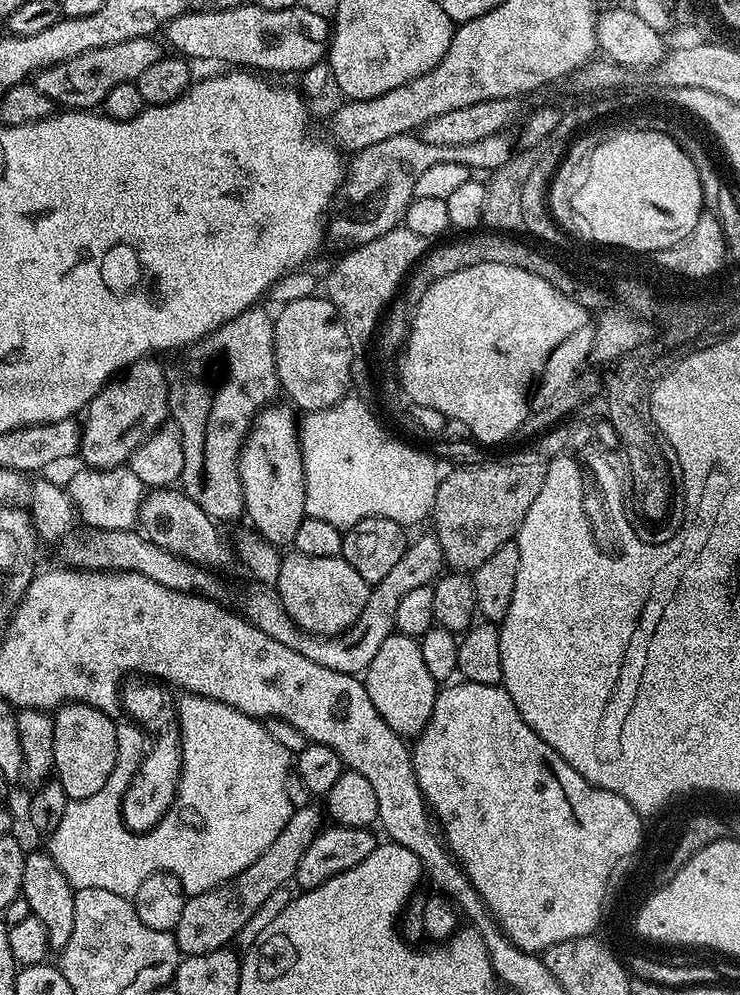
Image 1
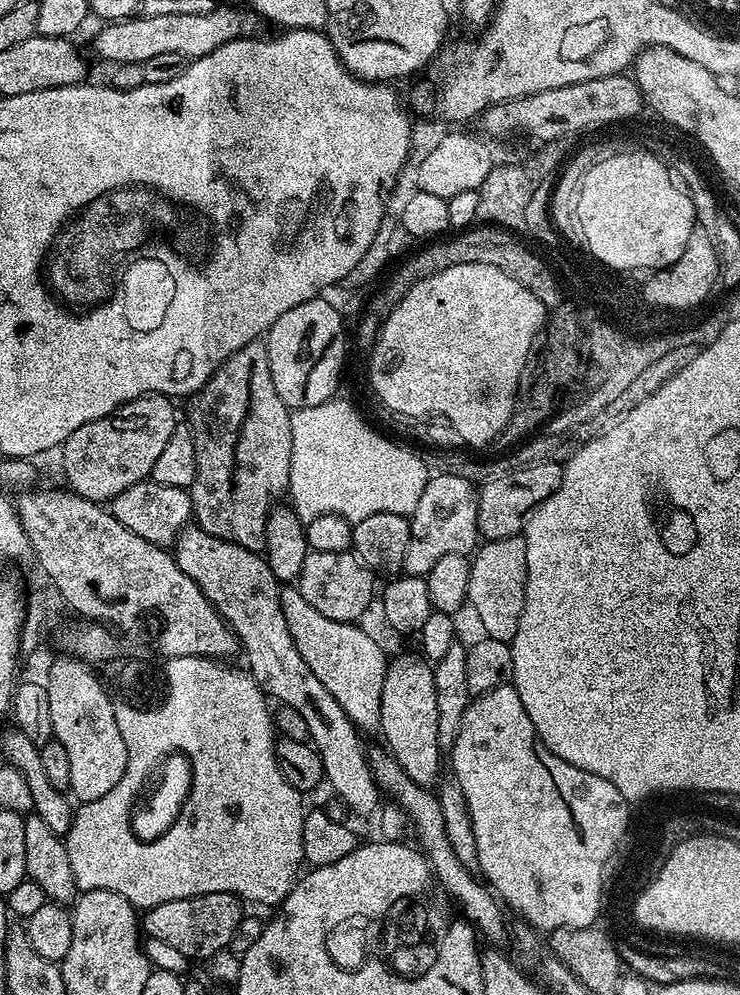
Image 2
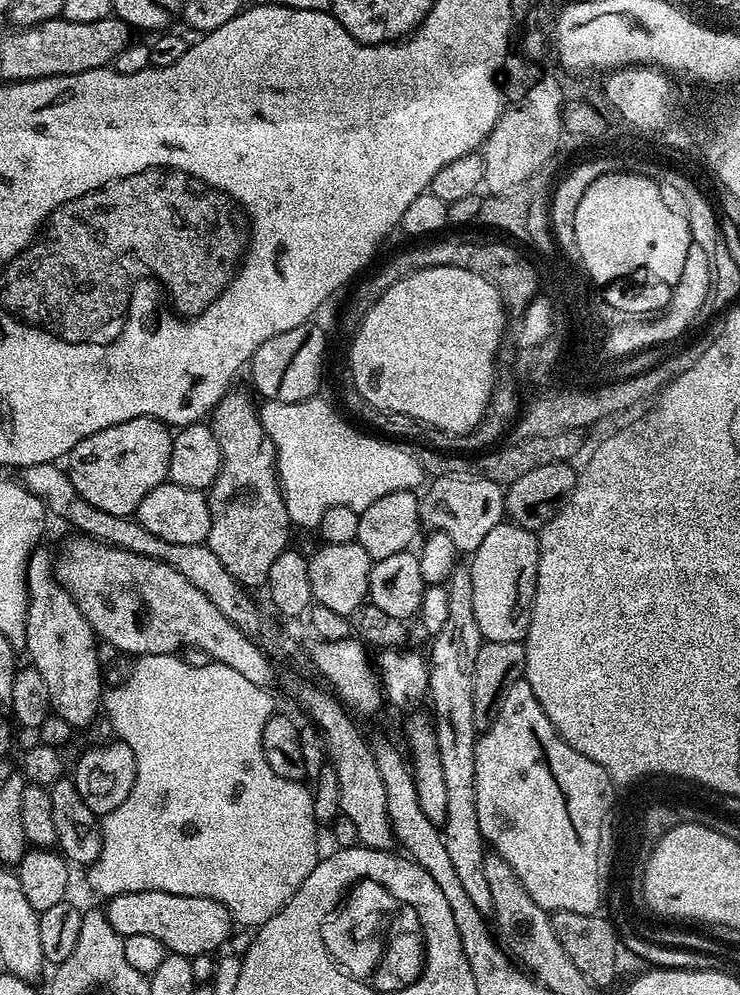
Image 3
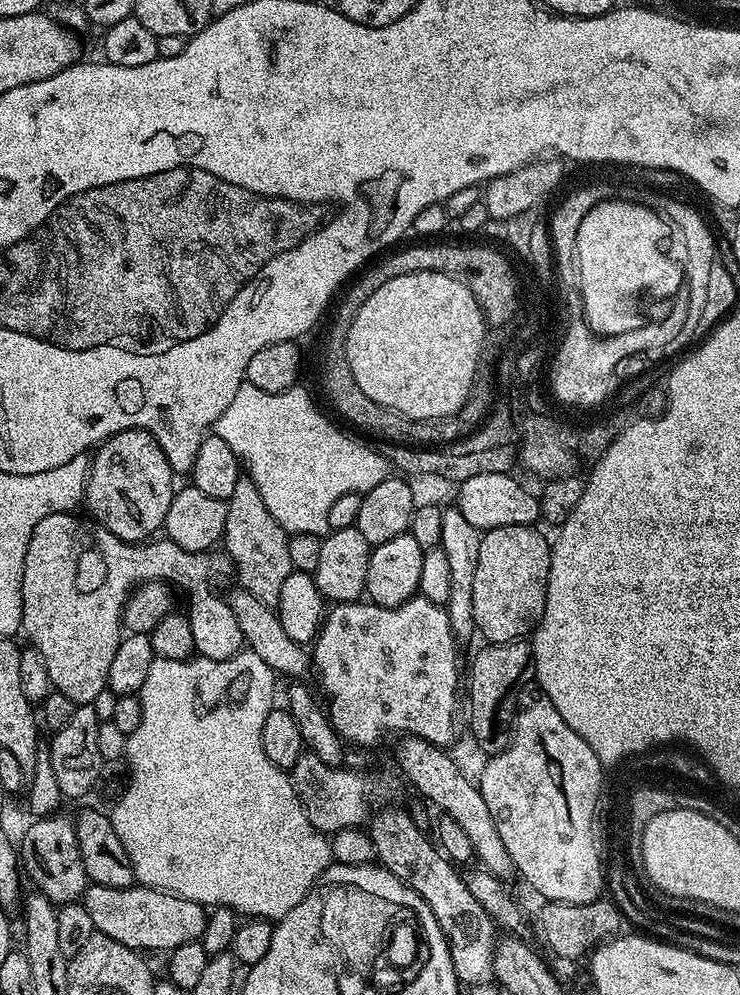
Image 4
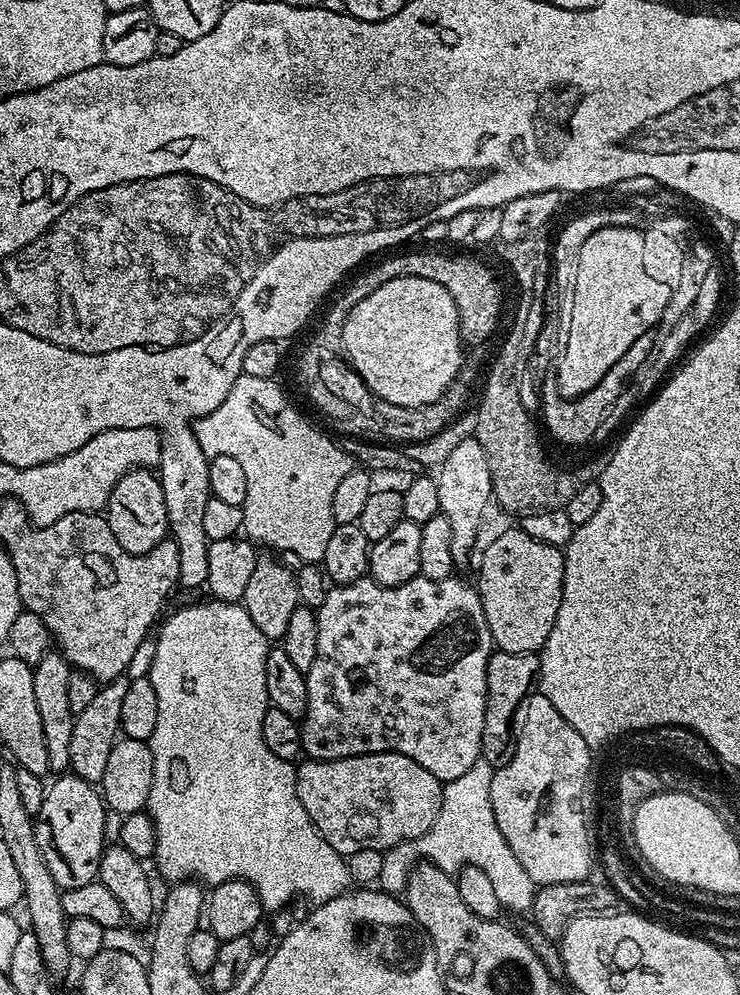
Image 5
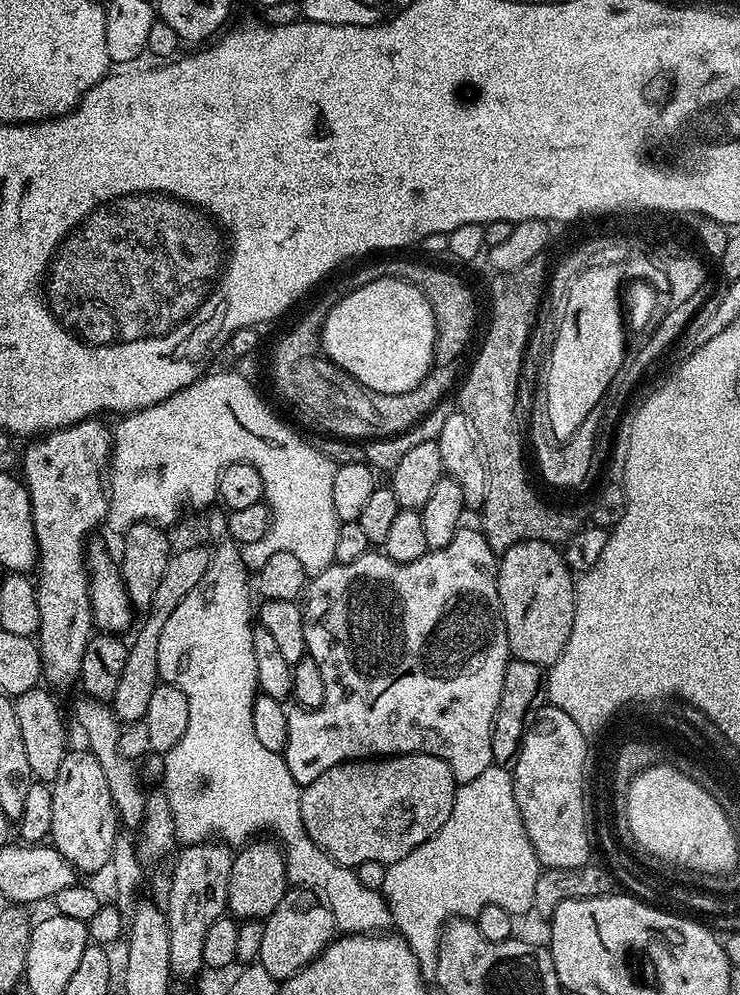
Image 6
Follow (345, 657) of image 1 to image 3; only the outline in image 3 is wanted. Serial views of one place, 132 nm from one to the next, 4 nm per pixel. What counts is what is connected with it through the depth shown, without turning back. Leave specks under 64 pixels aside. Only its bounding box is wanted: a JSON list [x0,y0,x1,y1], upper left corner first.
[420,476,505,553]

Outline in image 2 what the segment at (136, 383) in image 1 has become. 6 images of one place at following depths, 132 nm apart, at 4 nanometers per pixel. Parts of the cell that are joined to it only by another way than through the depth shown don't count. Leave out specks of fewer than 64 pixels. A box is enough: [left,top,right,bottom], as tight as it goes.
[62,396,178,502]

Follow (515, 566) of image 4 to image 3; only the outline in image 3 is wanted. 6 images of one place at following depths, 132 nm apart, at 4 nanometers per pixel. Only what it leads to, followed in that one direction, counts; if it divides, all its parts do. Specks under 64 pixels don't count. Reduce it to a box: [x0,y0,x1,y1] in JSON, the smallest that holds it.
[470,522,540,642]

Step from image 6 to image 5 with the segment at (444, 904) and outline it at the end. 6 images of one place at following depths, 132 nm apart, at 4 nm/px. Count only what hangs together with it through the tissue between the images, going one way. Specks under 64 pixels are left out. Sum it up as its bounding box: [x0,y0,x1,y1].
[378,758,538,913]

